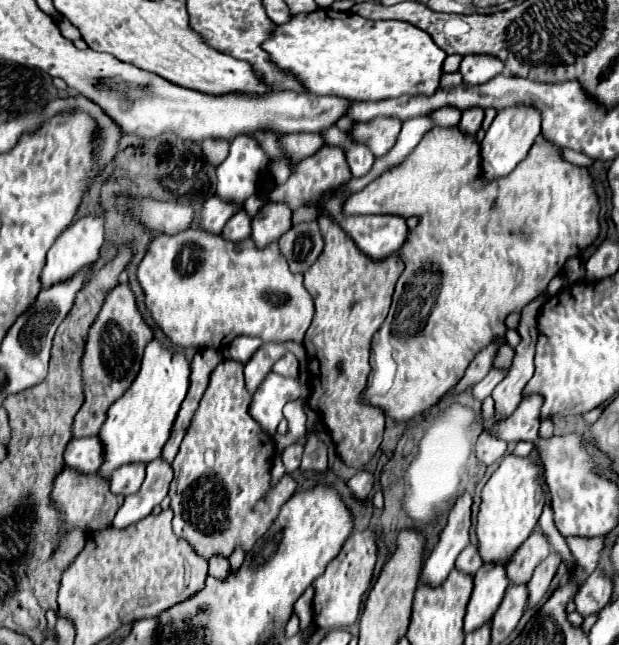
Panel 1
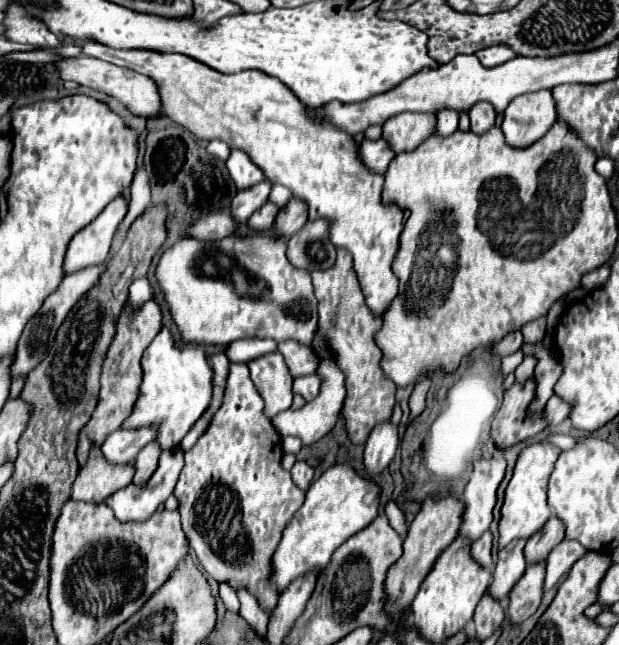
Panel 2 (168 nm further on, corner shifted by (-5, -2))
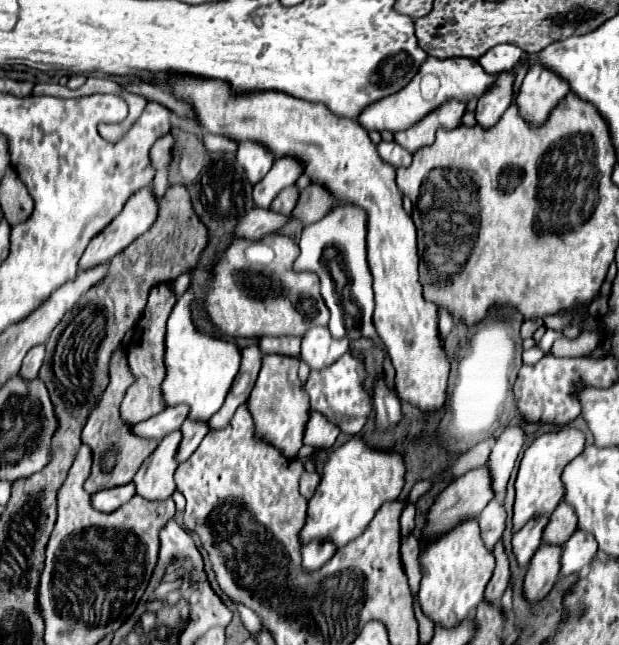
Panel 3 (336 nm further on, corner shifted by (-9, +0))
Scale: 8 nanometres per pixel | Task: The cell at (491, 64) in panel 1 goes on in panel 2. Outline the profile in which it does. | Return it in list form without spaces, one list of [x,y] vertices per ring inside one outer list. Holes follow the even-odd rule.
[[[491,46],[491,48],[483,48],[475,54],[479,58],[479,62],[485,66],[485,68],[495,68],[495,66],[501,66],[509,60],[513,60],[513,56],[517,56],[509,46]]]

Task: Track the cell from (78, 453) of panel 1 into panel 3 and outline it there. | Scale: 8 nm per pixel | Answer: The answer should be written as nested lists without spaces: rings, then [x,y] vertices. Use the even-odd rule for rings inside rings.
[[[177,404],[173,408],[165,408],[157,416],[151,416],[139,424],[135,424],[133,432],[143,438],[165,438],[169,432],[179,430],[185,418],[189,416],[189,404]]]

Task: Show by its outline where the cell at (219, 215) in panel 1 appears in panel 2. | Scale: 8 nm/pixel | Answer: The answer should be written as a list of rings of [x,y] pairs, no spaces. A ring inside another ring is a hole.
[[[263,180],[261,184],[253,186],[249,190],[239,190],[233,196],[233,202],[229,206],[229,212],[231,212],[233,220],[237,224],[245,224],[247,218],[267,202],[267,196],[271,192],[271,186],[273,184],[269,180]]]

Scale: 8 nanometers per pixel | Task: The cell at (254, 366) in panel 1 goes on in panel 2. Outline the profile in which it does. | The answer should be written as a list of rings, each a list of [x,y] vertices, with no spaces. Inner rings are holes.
[[[279,352],[265,354],[247,364],[251,370],[251,380],[257,386],[259,396],[265,400],[265,414],[273,418],[277,412],[287,410],[293,400],[291,374]]]

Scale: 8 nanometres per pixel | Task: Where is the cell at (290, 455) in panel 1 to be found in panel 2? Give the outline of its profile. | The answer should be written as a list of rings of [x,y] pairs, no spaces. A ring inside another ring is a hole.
[[[297,460],[295,466],[291,468],[291,476],[293,476],[293,482],[295,482],[301,490],[307,490],[309,484],[311,484],[311,478],[313,478],[313,466],[309,466],[309,464],[303,462],[303,460]]]

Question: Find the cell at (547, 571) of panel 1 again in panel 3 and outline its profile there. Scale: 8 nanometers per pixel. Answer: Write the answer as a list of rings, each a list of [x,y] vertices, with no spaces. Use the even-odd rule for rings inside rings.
[[[577,530],[563,548],[563,558],[561,558],[561,574],[575,574],[579,572],[583,566],[587,566],[597,554],[597,542],[593,540],[593,536],[589,536],[589,532],[581,532]]]

